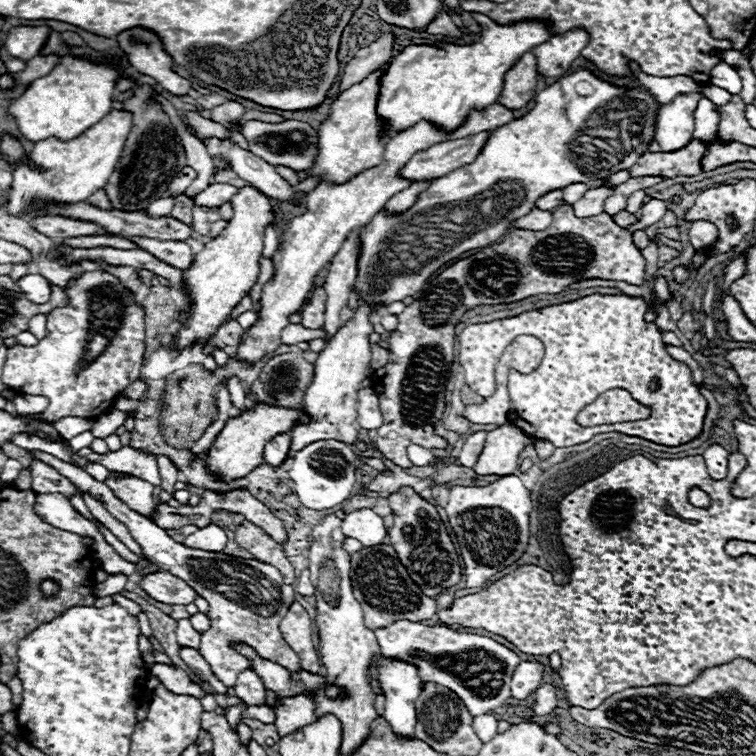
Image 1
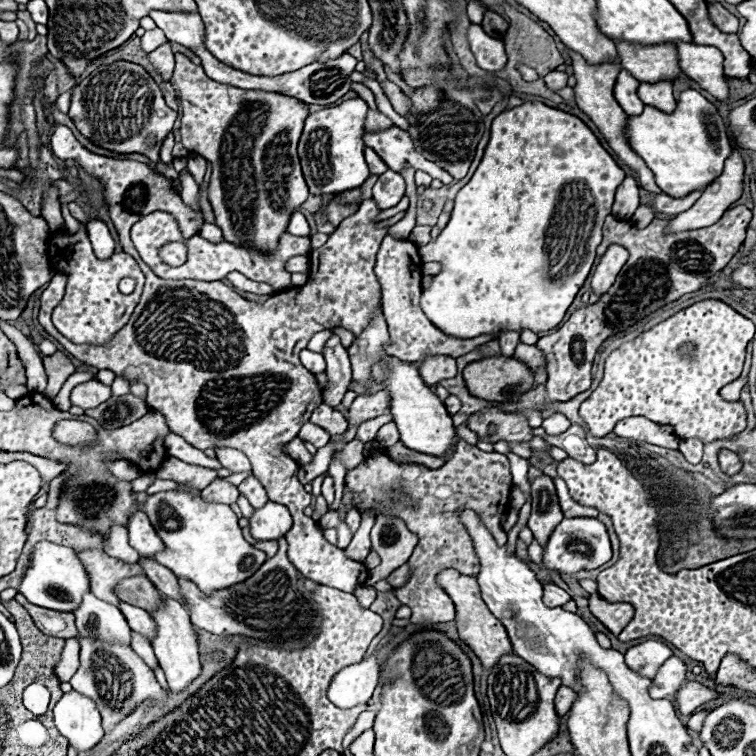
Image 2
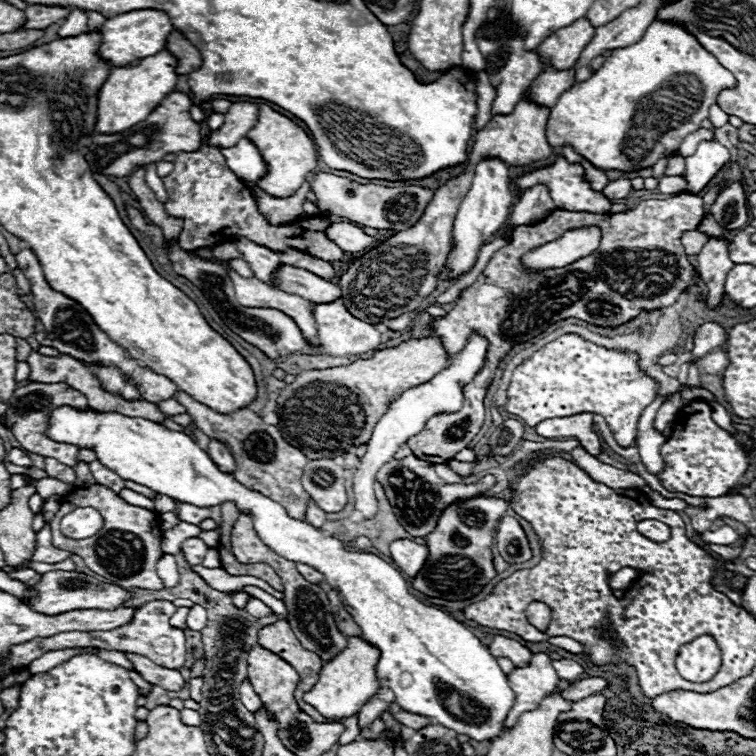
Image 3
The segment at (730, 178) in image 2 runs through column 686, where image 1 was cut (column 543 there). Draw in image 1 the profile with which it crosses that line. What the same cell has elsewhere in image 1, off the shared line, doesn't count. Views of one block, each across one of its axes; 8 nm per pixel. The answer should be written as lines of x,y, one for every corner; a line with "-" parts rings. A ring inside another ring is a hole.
532,208
530,214
522,216
520,220
516,220
512,226
514,228
522,228
522,230
534,230
534,232
542,232
552,224
552,212
548,210
540,210
540,208

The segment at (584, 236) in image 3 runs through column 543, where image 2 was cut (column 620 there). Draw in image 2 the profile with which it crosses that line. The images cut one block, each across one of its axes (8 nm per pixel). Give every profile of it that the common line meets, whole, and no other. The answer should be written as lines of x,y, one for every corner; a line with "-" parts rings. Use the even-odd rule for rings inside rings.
612,244
592,274
592,292
596,292
598,296
606,294
610,290
610,284
614,284
620,268
626,264
626,260
628,250
620,244

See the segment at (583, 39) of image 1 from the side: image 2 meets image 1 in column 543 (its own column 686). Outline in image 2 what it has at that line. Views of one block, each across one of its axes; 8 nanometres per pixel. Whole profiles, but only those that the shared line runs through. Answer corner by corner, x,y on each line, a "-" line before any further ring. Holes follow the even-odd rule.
676,44
680,54
680,68
682,72
698,82
706,92
714,96
714,100
724,102
730,94
728,78
724,76
724,56
714,46
698,46
690,44

